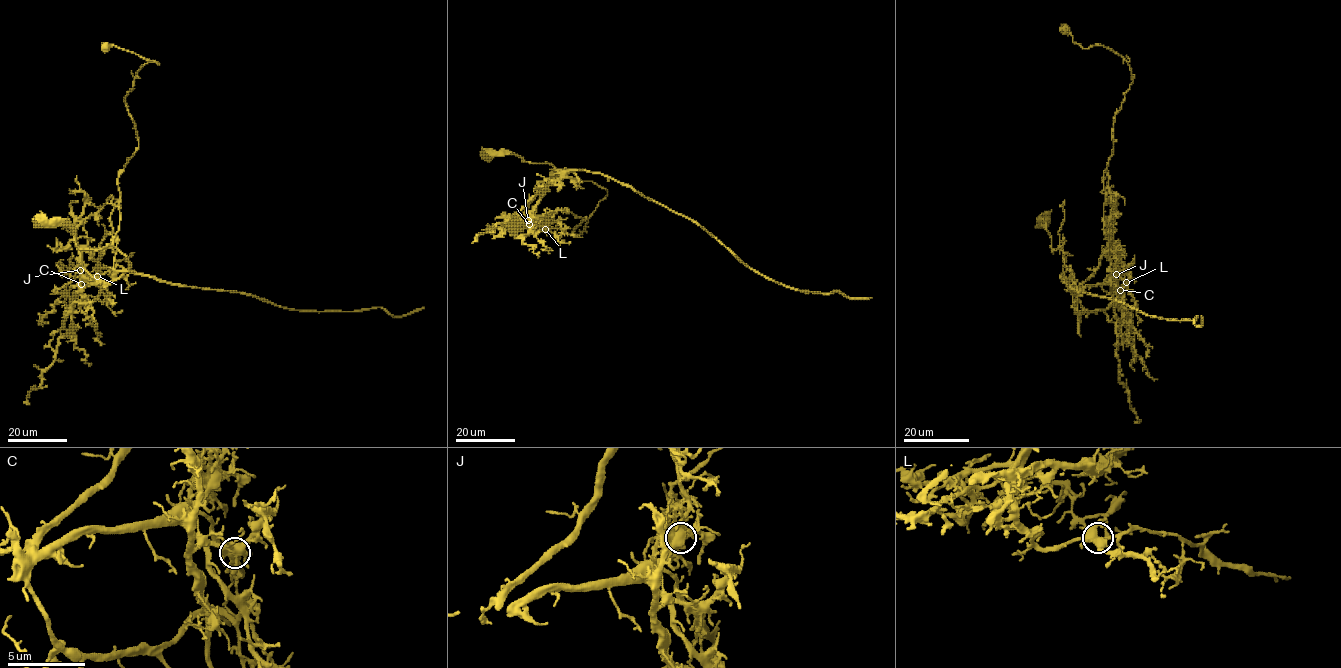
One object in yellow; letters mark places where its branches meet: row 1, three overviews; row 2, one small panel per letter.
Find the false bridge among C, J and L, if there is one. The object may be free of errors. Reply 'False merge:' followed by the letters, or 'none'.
False merge: C

